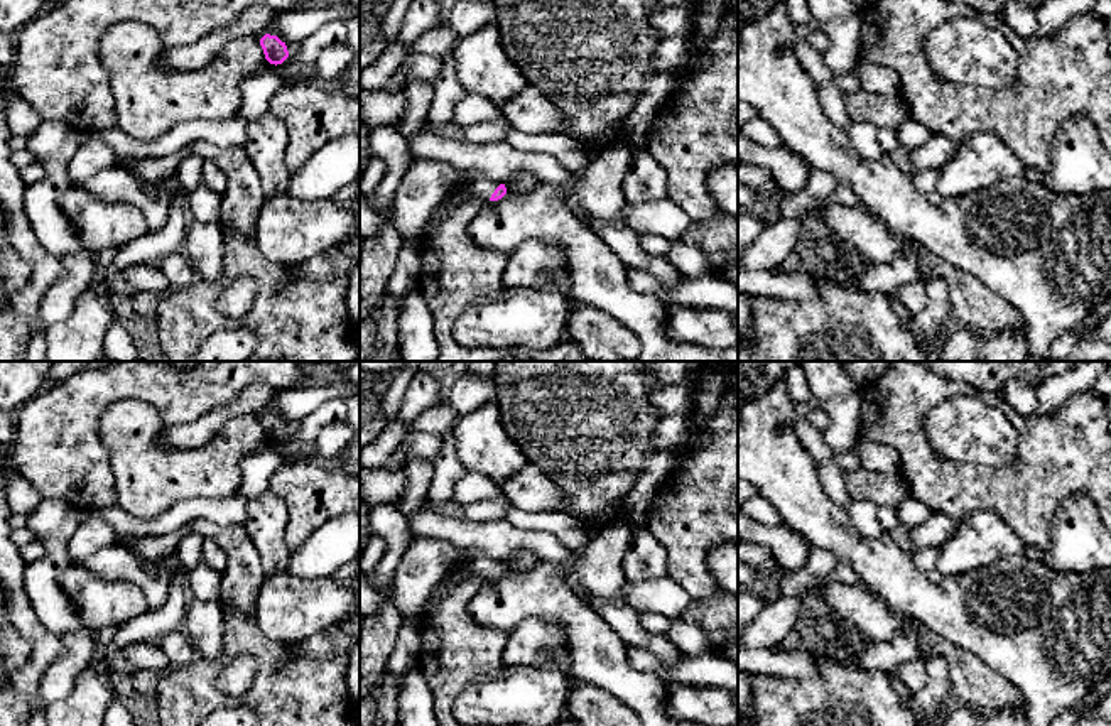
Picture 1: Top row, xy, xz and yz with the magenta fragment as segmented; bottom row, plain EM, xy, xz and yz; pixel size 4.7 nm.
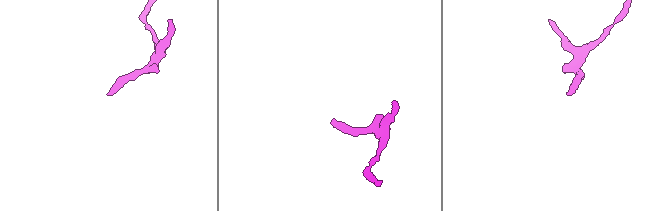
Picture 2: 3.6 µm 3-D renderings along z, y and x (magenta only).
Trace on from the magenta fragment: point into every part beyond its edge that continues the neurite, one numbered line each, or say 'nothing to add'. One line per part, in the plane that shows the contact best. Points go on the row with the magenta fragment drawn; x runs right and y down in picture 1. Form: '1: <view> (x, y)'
1: xz (471, 183)

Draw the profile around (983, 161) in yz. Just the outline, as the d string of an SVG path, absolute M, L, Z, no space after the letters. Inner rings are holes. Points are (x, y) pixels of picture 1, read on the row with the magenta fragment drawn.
M978 132L939 169L935 187L942 198L956 198L1022 177L1023 169L1025 164L998 137Z

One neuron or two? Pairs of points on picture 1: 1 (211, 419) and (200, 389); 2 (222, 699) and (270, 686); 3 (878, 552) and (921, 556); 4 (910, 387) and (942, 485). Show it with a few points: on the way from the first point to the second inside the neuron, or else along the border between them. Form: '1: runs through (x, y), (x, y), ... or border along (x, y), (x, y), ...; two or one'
1: border along (242, 390), (230, 402), (193, 421), (171, 426); two
2: runs through (233, 699), (259, 698); one
3: border along (909, 554), (932, 581), (941, 581); two
4: runs through (910, 411), (910, 443), (919, 461); one

